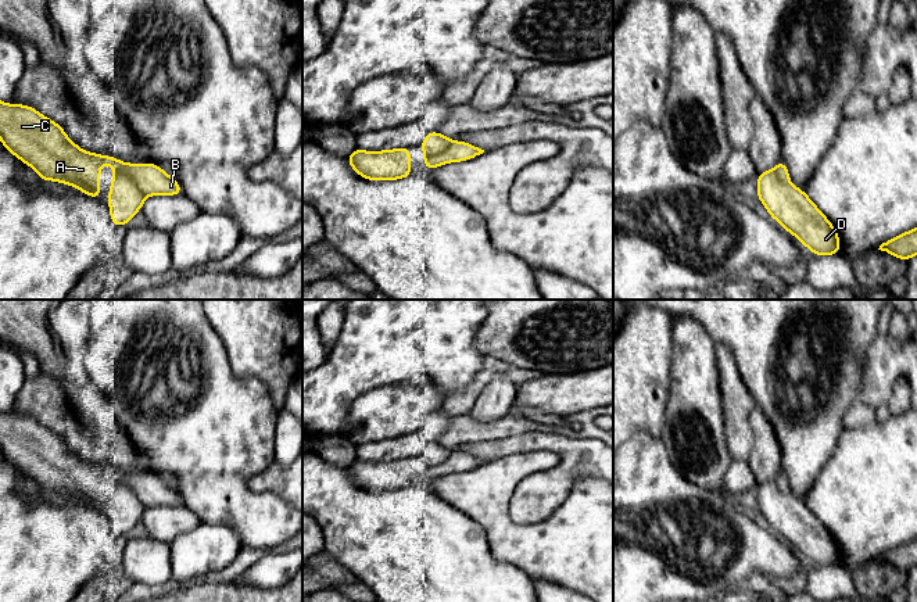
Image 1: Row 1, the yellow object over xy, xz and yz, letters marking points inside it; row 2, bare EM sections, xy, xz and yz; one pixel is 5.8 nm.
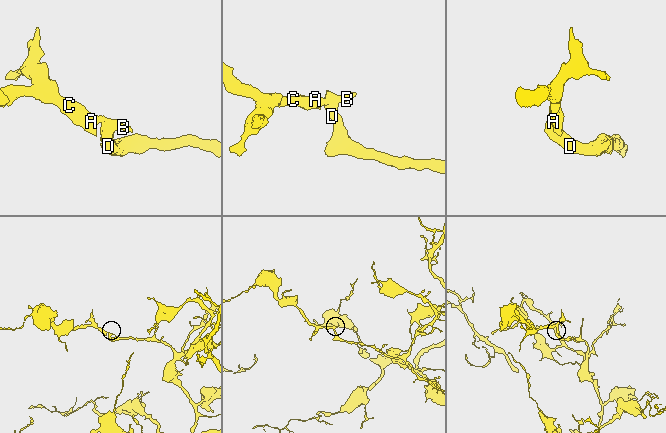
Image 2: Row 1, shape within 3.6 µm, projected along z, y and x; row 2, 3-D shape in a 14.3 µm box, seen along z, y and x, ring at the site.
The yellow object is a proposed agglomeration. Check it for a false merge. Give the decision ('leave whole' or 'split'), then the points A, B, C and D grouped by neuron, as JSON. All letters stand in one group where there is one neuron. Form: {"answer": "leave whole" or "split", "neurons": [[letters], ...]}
{"answer": "leave whole", "neurons": [["A", "B", "C", "D"]]}

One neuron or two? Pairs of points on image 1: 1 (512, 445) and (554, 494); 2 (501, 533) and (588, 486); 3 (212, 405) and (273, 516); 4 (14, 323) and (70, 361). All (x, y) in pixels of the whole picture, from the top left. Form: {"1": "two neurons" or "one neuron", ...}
{"1": "one neuron", "2": "one neuron", "3": "one neuron", "4": "one neuron"}

